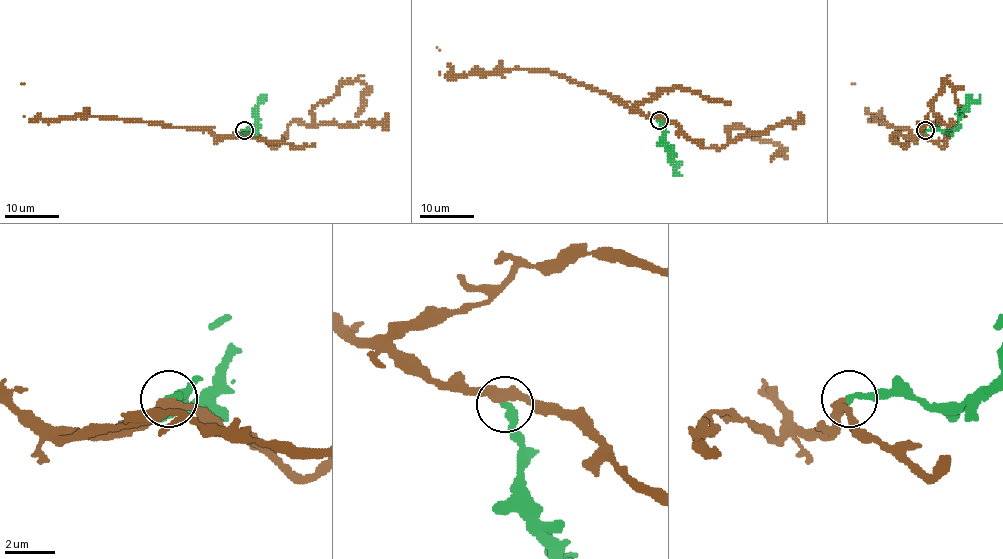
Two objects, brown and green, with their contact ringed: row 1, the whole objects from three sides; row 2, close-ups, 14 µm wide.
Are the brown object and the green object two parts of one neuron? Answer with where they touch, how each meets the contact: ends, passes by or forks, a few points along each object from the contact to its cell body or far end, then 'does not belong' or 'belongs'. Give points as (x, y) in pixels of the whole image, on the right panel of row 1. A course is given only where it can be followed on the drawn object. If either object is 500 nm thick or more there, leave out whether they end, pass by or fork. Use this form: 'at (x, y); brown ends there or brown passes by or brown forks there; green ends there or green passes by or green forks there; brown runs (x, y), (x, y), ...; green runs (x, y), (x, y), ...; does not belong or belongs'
at (925, 130); brown passes by; green ends there; brown runs (924, 131), (915, 137), (908, 131), (870, 117), (851, 83); green runs (924, 131), (950, 132), (968, 106), (980, 95); belongs

